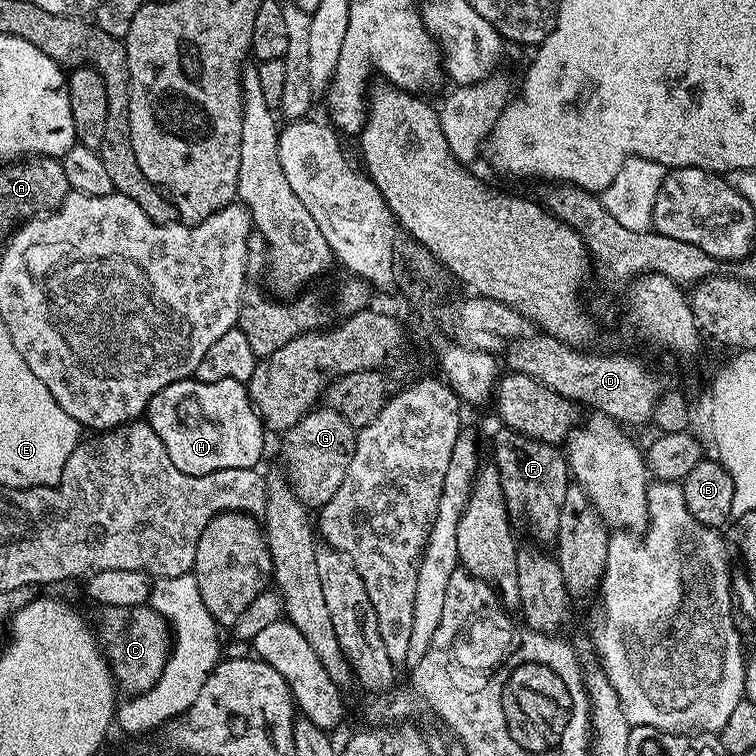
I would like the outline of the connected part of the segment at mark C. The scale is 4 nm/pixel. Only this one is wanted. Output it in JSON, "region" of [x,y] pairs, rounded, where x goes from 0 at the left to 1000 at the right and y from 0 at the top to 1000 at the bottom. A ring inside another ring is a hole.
{"region":[[[138,802],[131,808],[132,821],[126,821],[124,835],[157,914],[164,918],[193,915],[210,899],[224,869],[224,824],[200,802],[181,802],[176,806]]]}

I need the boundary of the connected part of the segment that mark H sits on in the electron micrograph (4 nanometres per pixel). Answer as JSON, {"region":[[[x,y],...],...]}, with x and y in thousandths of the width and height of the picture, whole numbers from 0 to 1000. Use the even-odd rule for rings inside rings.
{"region":[[[250,500],[247,503],[230,505],[225,511],[209,516],[209,521],[204,521],[204,526],[198,526],[198,532],[193,541],[193,554],[196,561],[204,569],[204,574],[209,574],[209,579],[214,579],[214,590],[220,590],[220,601],[225,601],[225,611],[230,611],[230,616],[235,616],[235,622],[241,622],[241,627],[271,630],[279,624],[287,624],[288,622],[304,622],[306,619],[339,619],[340,615],[343,615],[344,602],[349,598],[349,577],[352,578],[352,567],[344,550],[340,549],[339,541],[333,538],[333,529],[328,525],[324,504],[320,503],[299,500],[294,505],[267,505],[258,500]]]}

